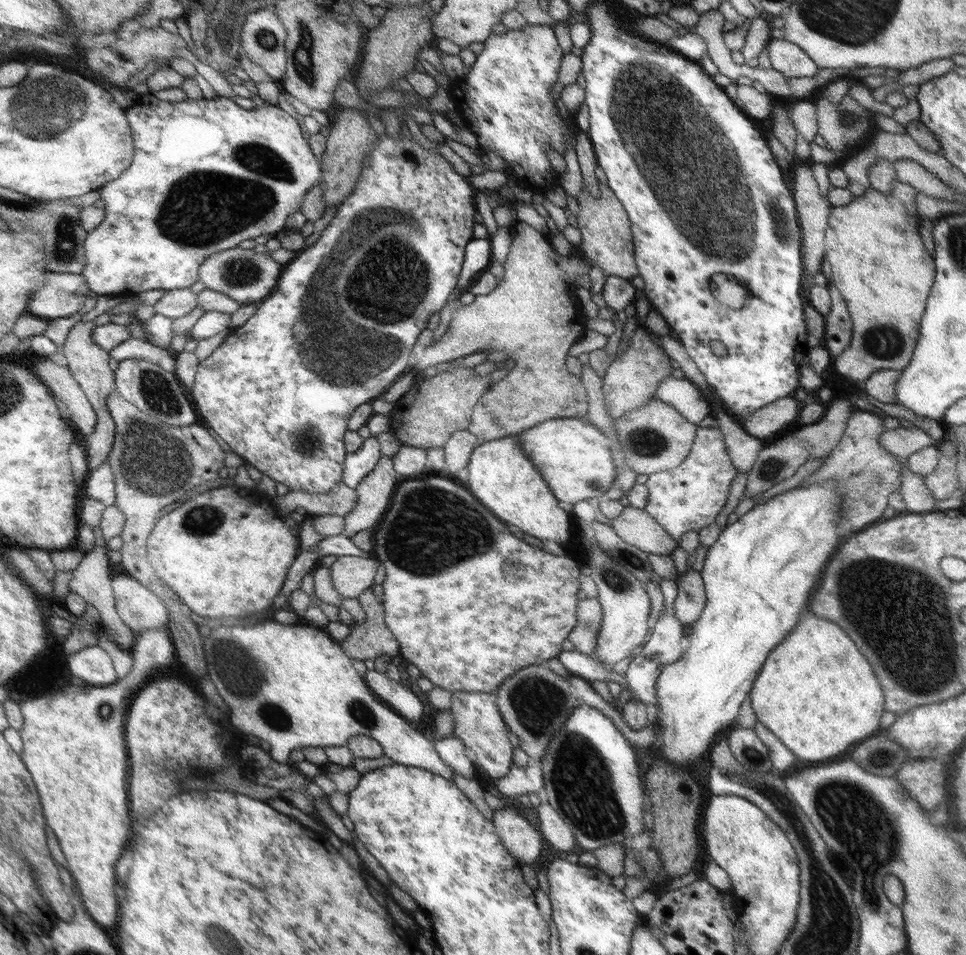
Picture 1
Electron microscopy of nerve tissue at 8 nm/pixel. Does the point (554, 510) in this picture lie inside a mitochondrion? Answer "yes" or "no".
no

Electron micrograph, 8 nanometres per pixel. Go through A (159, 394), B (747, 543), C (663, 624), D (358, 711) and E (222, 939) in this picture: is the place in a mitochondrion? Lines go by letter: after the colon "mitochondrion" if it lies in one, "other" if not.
A: mitochondrion
B: other
C: other
D: mitochondrion
E: mitochondrion

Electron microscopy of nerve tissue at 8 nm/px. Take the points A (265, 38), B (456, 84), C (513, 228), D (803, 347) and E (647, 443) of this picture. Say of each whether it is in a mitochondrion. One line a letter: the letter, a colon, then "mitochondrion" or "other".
A: mitochondrion
B: other
C: other
D: other
E: mitochondrion

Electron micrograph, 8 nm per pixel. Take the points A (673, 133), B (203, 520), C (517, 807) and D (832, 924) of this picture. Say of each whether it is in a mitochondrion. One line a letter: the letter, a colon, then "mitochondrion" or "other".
A: mitochondrion
B: mitochondrion
C: other
D: mitochondrion

